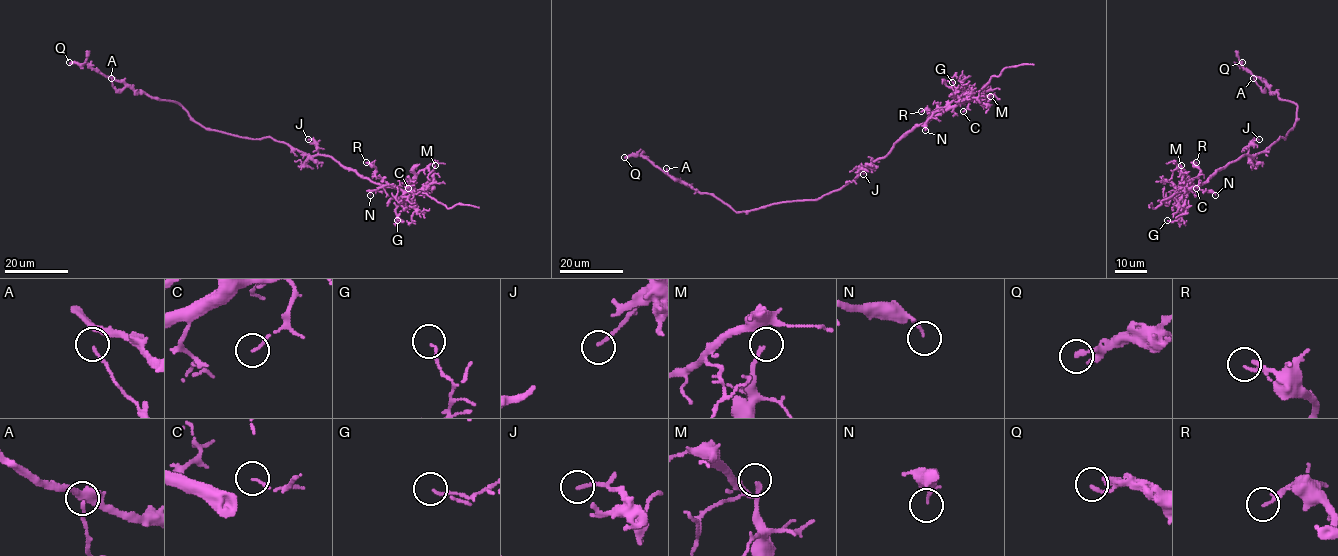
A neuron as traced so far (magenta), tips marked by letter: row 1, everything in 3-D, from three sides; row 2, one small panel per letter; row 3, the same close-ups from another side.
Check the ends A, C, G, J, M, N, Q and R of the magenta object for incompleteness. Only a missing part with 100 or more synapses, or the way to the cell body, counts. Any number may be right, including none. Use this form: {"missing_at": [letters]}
{"missing_at": []}

